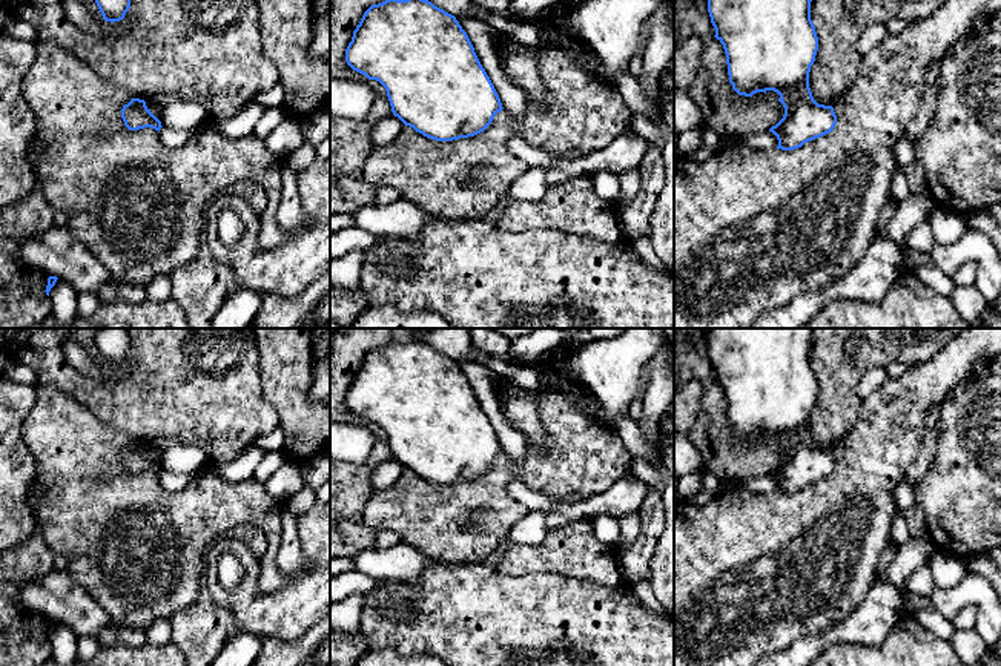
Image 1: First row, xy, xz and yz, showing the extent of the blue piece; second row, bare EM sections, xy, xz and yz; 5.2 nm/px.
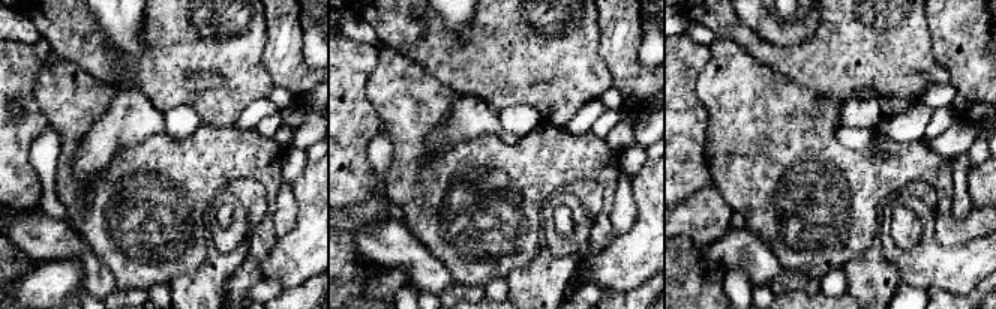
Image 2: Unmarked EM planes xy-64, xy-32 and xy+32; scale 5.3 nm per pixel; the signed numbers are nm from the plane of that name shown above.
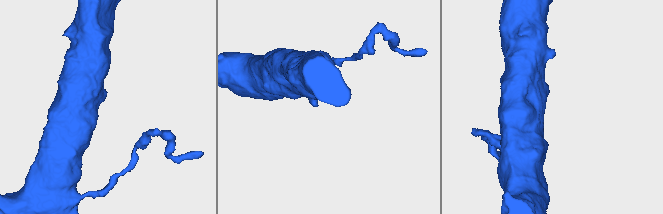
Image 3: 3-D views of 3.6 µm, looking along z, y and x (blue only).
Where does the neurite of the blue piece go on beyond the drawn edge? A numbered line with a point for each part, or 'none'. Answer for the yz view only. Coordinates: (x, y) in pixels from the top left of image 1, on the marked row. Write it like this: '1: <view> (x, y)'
none

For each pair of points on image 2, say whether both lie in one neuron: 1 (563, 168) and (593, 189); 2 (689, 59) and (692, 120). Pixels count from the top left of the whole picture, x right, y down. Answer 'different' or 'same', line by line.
1: different
2: same

